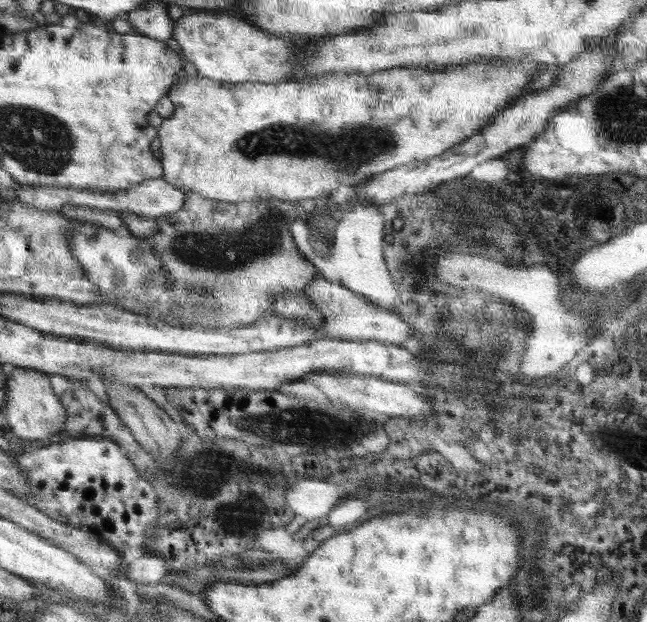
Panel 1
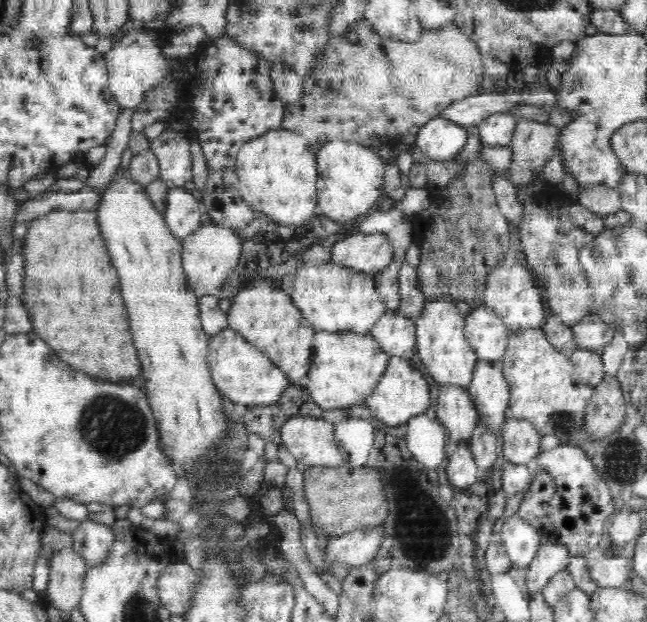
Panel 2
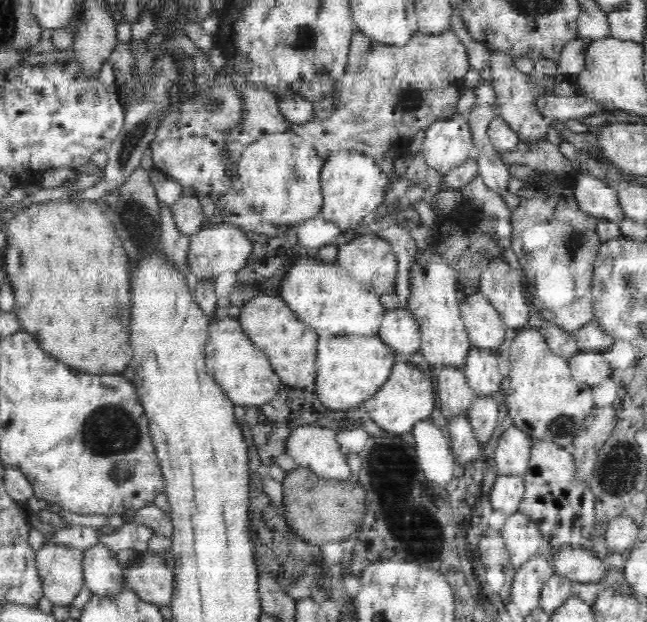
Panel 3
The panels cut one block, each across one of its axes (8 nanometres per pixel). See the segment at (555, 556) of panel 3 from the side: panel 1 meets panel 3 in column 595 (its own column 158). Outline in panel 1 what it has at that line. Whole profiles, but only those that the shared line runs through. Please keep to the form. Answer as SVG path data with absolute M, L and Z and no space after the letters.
M144 552L142 556L128 564L126 575L138 583L149 585L160 583L168 574L164 557L156 552Z

